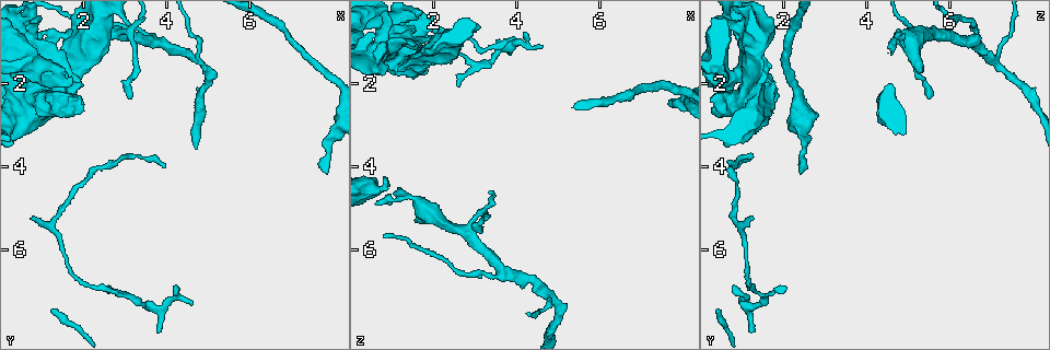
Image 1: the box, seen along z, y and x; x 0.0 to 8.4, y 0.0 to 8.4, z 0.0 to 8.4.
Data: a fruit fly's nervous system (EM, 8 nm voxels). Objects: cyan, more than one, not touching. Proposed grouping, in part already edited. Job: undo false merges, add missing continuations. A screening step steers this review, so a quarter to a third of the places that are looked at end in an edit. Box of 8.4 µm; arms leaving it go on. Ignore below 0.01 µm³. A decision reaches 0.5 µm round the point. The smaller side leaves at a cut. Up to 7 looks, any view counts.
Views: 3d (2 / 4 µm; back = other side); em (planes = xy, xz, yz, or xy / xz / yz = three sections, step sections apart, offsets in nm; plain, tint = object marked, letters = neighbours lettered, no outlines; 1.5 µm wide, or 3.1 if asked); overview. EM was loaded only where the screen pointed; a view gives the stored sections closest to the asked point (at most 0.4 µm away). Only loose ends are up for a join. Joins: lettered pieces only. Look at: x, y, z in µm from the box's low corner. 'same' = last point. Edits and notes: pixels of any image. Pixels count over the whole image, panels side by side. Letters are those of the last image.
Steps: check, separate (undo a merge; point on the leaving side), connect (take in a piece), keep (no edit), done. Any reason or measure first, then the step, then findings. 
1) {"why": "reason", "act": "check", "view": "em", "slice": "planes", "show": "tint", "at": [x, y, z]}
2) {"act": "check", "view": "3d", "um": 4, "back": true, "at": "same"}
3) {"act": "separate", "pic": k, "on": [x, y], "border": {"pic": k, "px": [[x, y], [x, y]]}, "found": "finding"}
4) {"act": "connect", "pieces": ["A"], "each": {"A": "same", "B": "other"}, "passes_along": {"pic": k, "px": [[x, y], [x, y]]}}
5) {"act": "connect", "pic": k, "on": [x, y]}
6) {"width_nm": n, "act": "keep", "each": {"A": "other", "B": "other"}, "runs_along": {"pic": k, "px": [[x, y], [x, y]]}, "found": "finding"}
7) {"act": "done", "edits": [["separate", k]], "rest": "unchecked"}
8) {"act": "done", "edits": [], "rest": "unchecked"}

{"why": "thin end", "act": "check", "view": "em", "slice": "planes", "show": "plain", "at": [4.00, 4.00, 0.90]}

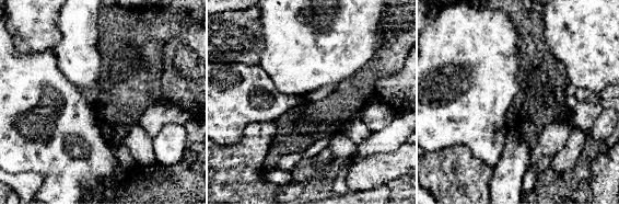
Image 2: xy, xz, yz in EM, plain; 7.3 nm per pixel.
{"why": "see the neighbours", "act": "check", "view": "em", "slice": "planes", "show": "letters", "at": "same"}

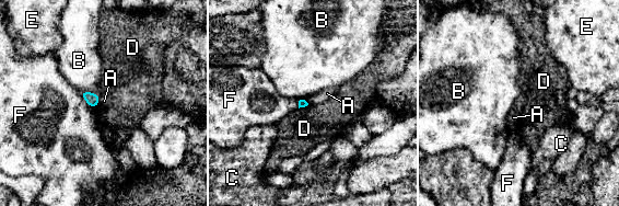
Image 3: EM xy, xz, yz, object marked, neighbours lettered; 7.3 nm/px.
{"act": "keep", "each": {"A": "other", "B": "other", "C": "other", "D": "other", "E": "other", "F": "other"}, "border": {"pic": 3, "px": [[101, 96], [96, 105]]}, "found": "none of them fits"}

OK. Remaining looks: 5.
{"act": "check", "view": "em", "slice": "xy", "step": 4, "show": "letters", "at": [7.80, 4.15, 2.45]}

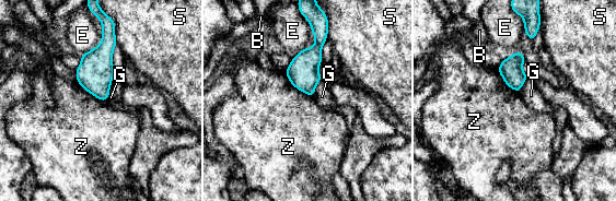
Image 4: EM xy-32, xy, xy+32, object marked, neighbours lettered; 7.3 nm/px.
{"act": "check", "view": "em", "slice": "planes", "show": "letters", "at": "same"}

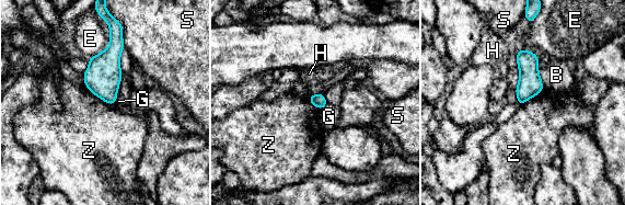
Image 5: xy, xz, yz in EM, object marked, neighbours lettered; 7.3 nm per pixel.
{"act": "keep", "each": {"B": "other", "E": "other", "G": "other", "H": "other", "S": "other", "Z": "other"}, "border": {"pic": 5, "px": [[84, 86], [97, 97], [114, 105]]}, "found": "none of them fits"}

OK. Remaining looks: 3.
{"why": "tapers out", "act": "check", "view": "3d", "um": 2, "at": [1.30, 1.25, 4.65]}

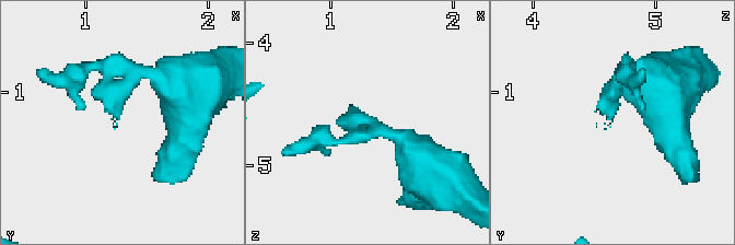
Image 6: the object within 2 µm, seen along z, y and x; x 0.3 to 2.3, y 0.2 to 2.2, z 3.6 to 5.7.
{"act": "check", "view": "em", "slice": "xz", "step": 8, "show": "letters", "at": [1.28, 1.22, 4.62]}

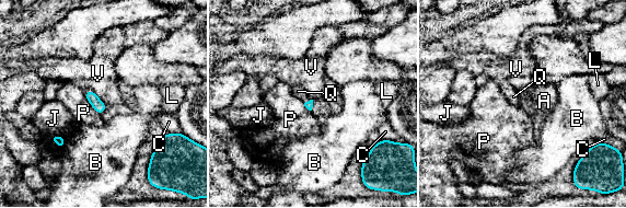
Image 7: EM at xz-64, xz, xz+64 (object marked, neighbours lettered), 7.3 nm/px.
{"why": "cut it another way", "act": "check", "view": "em", "slice": "yz", "step": 8, "show": "letters", "at": "same"}

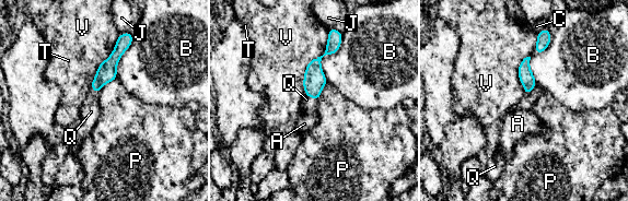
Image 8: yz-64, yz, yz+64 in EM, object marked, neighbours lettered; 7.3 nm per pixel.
{"act": "connect", "pieces": ["Q"], "each": {"A": "other", "B": "other", "C": "other", "J": "other", "P": "other", "Q": "same", "T": "other", "V": "other"}, "found": "it goes on there"}

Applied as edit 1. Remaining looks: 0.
{"act": "done", "edits": [["connect", 8]], "rest": "unchecked"}

